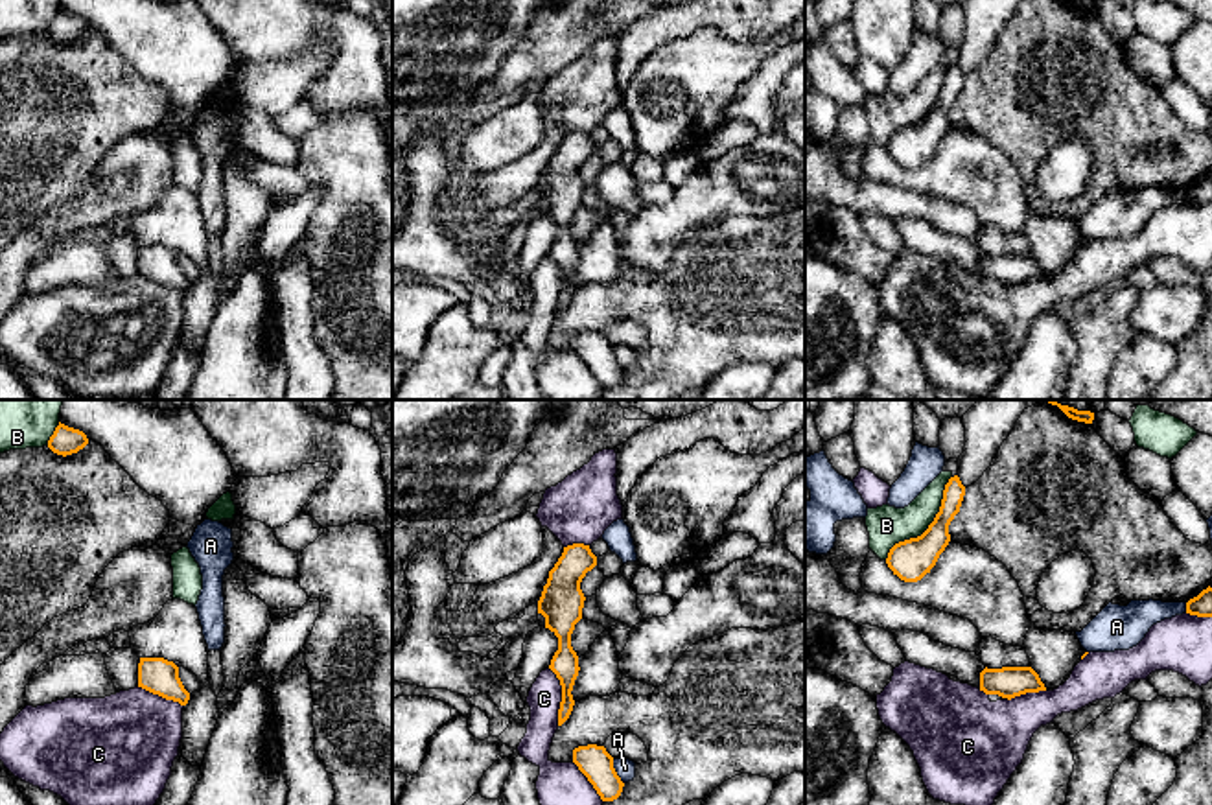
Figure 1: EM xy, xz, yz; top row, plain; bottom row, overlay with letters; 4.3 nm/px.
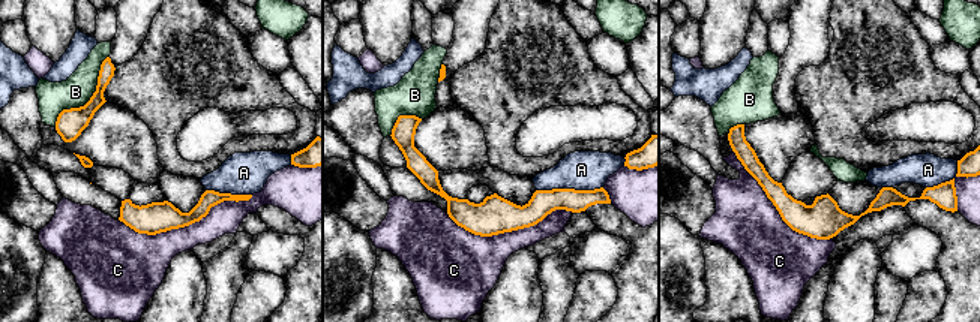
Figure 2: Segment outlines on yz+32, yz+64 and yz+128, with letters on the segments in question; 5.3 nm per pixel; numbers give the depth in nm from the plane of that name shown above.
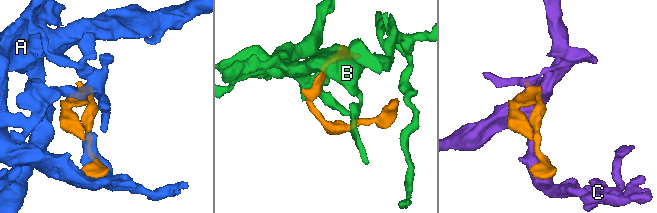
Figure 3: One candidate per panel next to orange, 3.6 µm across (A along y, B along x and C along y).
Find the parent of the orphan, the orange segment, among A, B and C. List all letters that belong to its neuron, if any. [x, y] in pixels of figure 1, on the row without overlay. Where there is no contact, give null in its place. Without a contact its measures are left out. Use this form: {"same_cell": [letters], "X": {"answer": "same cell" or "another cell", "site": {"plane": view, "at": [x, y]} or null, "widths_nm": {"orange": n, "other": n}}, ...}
{"same_cell": [], "A": {"answer": "another cell", "site": {"plane": "xz", "at": [616, 360]}, "widths_nm": {"orange": 150, "other": 90}}, "B": {"answer": "another cell", "site": {"plane": "yz", "at": [929, 113]}, "widths_nm": {"orange": 180, "other": 170}}, "C": {"answer": "another cell", "site": {"plane": "xz", "at": [562, 284]}, "widths_nm": {"orange": 120, "other": 150}}}

